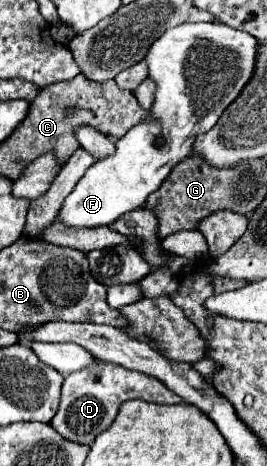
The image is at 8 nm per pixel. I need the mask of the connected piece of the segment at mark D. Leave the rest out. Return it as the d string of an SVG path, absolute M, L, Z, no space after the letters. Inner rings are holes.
M96 360L94 364L90 364L78 372L72 372L70 376L64 378L62 402L60 402L60 408L50 424L62 438L68 438L70 442L92 444L94 438L112 424L112 420L118 414L120 404L124 400L132 400L132 398L156 402L156 404L182 402L182 398L178 394L168 390L162 382L158 382L152 376L126 370L124 366L114 366L112 362Z

